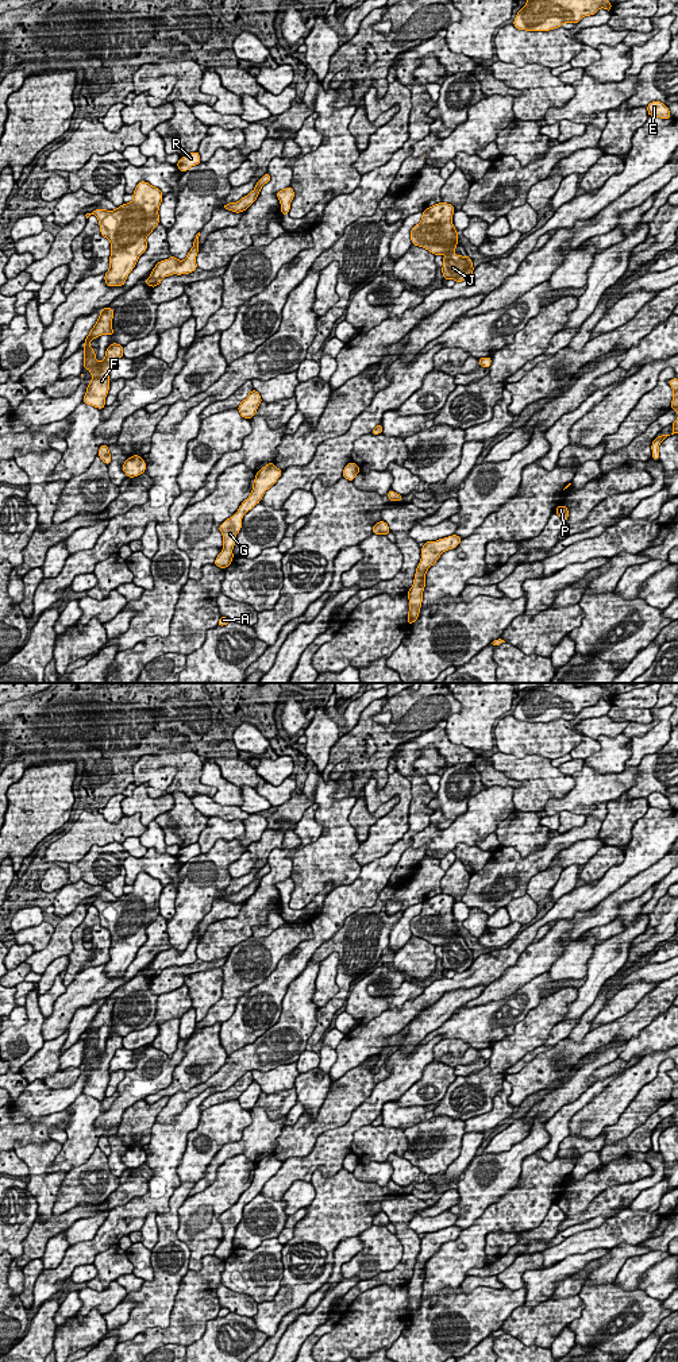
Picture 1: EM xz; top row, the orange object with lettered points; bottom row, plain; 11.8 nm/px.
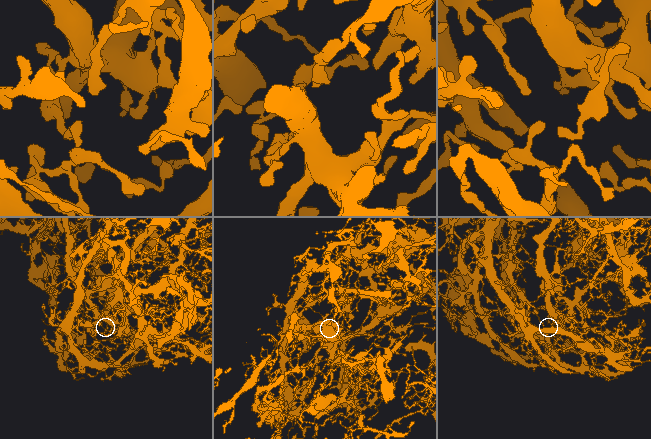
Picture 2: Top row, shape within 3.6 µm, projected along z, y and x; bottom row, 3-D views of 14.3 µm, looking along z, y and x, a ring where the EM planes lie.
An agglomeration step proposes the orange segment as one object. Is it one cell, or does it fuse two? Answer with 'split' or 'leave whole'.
leave whole

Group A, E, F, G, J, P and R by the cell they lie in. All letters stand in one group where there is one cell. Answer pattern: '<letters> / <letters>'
A E F G J P R

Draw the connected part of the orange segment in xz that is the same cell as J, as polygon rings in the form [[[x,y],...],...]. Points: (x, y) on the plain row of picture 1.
[[[435,895],[423,902],[421,912],[411,921],[412,935],[423,938],[435,946],[444,945],[442,964],[444,971],[462,973],[474,962],[473,952],[467,946],[455,946],[459,934],[458,922],[452,915],[454,896]]]

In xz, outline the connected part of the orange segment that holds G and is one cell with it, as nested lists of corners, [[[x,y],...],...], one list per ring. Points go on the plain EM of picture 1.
[[[273,1153],[257,1164],[249,1189],[242,1193],[238,1203],[232,1208],[227,1209],[219,1218],[219,1222],[223,1226],[223,1241],[215,1250],[215,1257],[224,1261],[231,1255],[234,1250],[232,1241],[235,1236],[236,1226],[242,1220],[243,1207],[261,1193],[265,1182],[277,1173],[281,1165],[282,1162],[277,1160]]]

